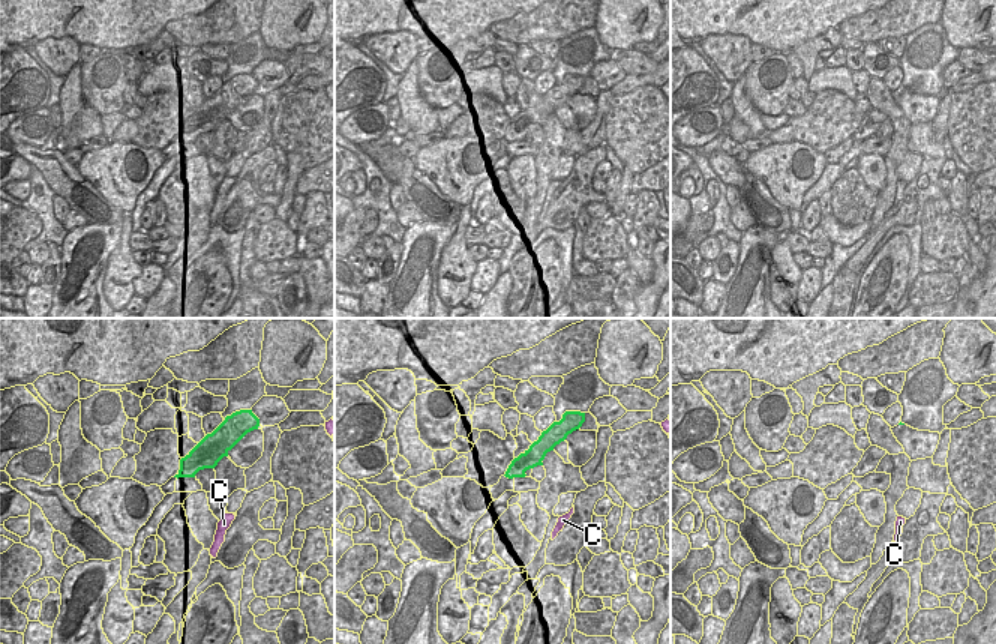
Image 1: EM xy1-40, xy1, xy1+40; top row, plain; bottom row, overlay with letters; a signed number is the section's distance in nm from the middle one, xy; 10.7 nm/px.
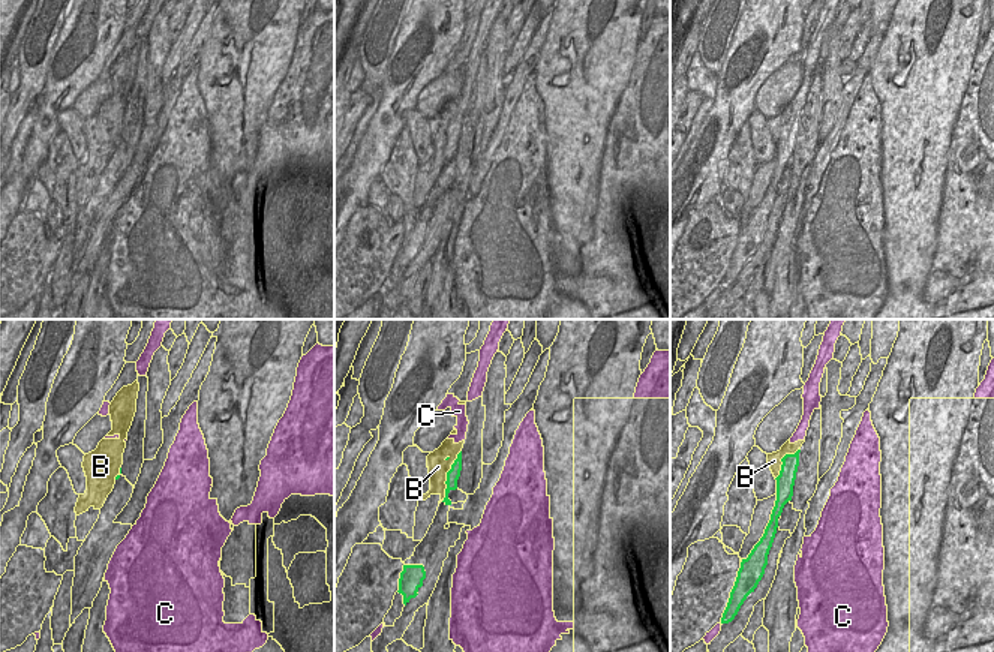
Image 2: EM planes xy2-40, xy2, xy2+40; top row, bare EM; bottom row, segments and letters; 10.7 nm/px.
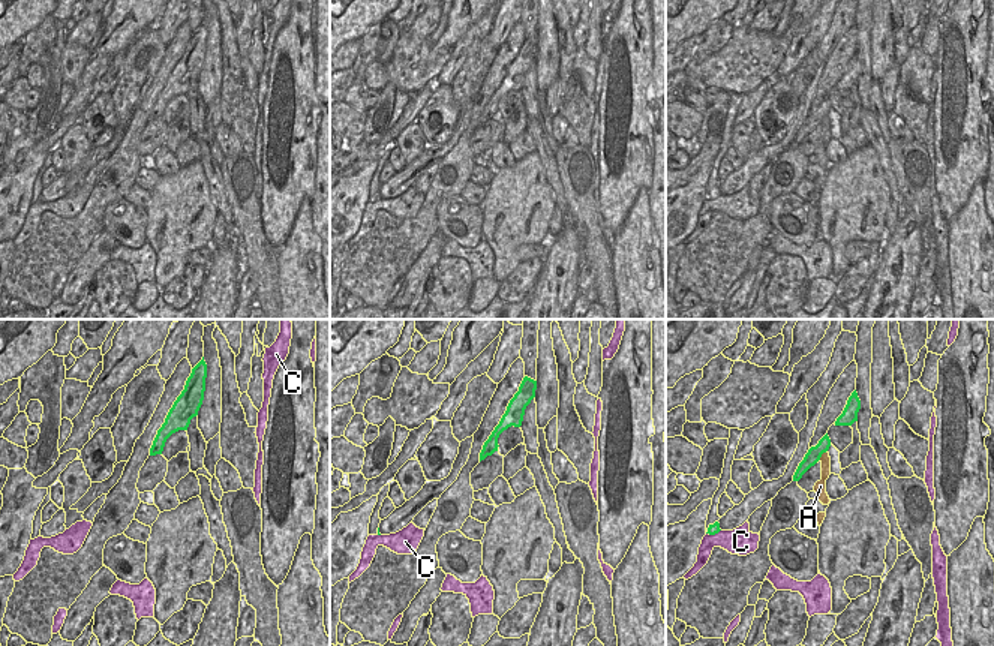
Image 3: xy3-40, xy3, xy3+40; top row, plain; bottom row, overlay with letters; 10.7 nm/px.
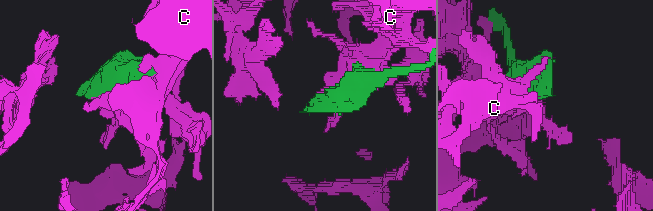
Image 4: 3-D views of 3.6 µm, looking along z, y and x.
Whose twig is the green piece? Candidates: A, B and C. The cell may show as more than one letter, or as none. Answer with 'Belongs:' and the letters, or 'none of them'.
Belongs: none of them

